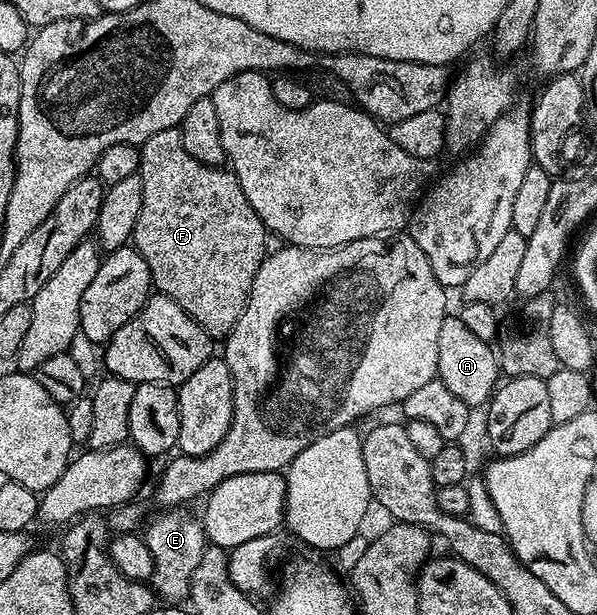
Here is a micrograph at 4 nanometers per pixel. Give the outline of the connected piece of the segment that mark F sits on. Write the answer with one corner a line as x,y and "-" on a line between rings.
180,128
159,131
159,135
151,135
151,139
144,141
139,148
141,151
139,176
143,183
143,207
139,211
139,219
135,223
131,244
139,251
139,255
143,255
143,259
147,263
149,274
153,280
152,288
158,293
165,293
171,299
175,299
175,303
179,303
179,307
183,307
183,311
187,311
187,315
191,315
191,319
195,319
195,323
199,323
199,327
203,327
209,333
210,338
224,339
228,337
229,332
235,327
239,315
245,310
251,283
255,283
255,271
259,271
259,267
267,256
265,224
259,219
259,215
255,215
255,207
251,207
251,203
247,203
247,195
243,195
243,187
239,187
239,179
234,173
225,167
199,163
199,159
195,159
195,155
187,155
187,147
183,147

